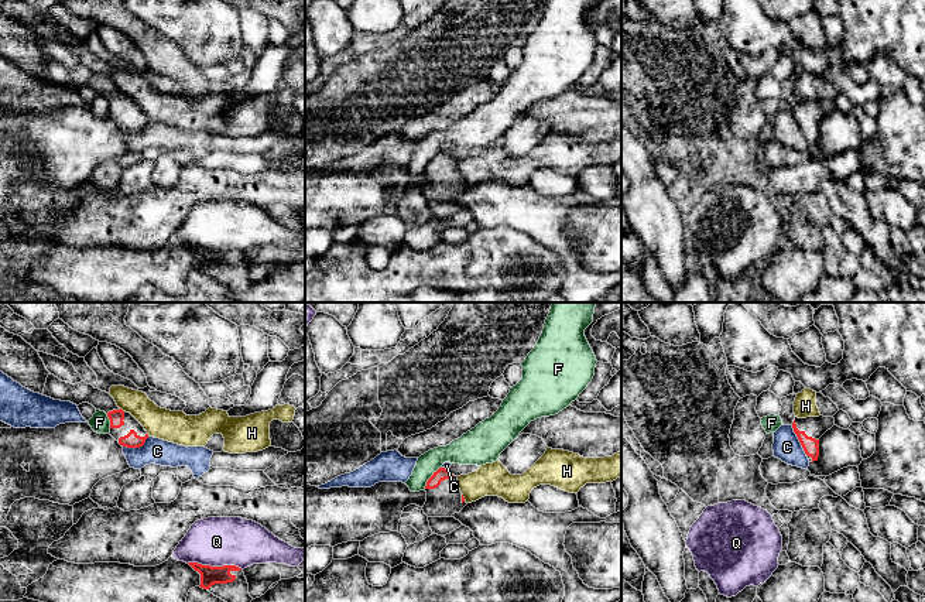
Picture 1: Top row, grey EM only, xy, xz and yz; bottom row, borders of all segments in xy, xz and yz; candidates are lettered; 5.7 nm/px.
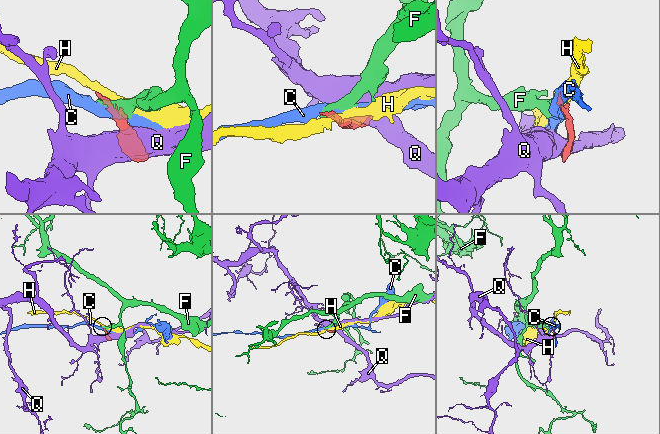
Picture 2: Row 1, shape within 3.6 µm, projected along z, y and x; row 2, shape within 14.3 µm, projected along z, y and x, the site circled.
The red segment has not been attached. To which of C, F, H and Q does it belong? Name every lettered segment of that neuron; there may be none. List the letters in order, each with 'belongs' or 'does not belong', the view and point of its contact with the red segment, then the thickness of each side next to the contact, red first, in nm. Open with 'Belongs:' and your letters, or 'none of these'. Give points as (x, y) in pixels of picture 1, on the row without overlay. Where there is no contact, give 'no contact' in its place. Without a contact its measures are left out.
Belongs: none of these
C: does not belong; meets red in xy at (137, 130); 90 nm thick on the red side, 150 nm on the other
F: does not belong; meets red in xz at (430, 161); 70 nm thick on the red side, 160 nm on the other
H: does not belong; meets red in xy at (122, 93); 90 nm thick on the red side, 180 nm on the other
Q: does not belong; meets red in xy at (215, 250); 110 nm thick on the red side, 280 nm on the other

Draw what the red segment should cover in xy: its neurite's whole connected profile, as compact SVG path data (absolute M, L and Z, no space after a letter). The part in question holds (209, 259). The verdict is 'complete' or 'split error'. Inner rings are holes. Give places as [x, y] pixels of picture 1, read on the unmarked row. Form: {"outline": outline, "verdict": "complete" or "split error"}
{"outline": "M198 246L188 247L201 257L201 271L208 273L232 290L246 290L253 284L241 252L236 249L210 250Z", "verdict": "split error"}

